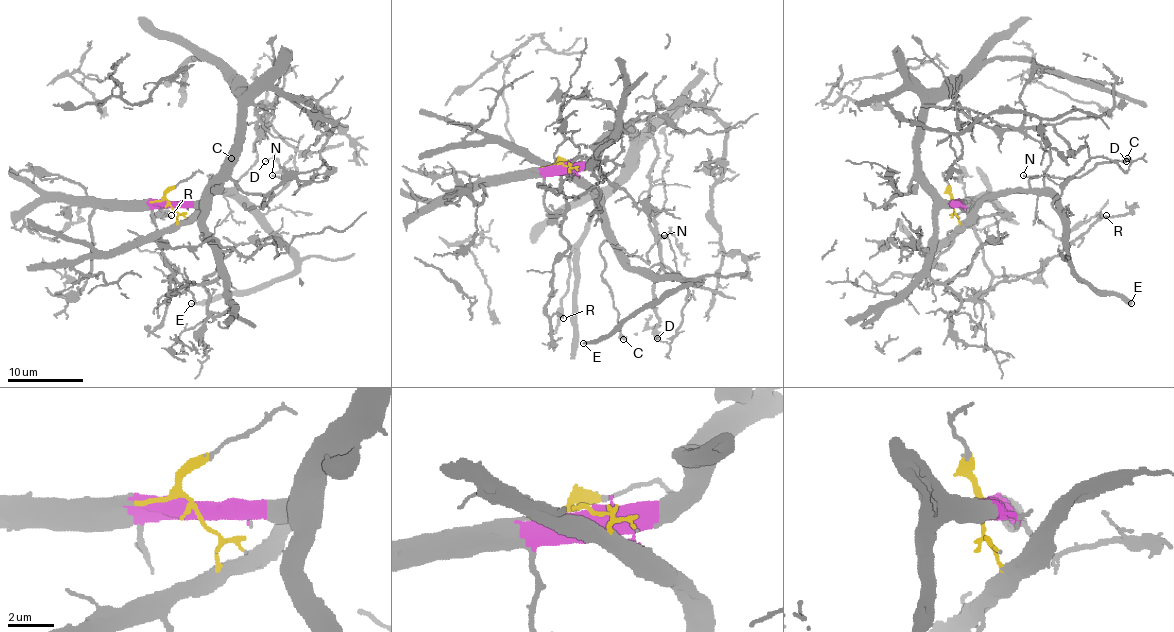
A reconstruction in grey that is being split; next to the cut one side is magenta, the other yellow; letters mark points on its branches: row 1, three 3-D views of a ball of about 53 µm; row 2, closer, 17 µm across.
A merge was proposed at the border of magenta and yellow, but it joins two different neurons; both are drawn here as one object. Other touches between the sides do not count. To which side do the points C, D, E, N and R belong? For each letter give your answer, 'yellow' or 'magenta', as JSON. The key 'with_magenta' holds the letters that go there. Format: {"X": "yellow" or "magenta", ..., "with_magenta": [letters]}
{"C": "yellow", "D": "yellow", "E": "yellow", "N": "yellow", "R": "magenta", "with_magenta": ["R"]}

